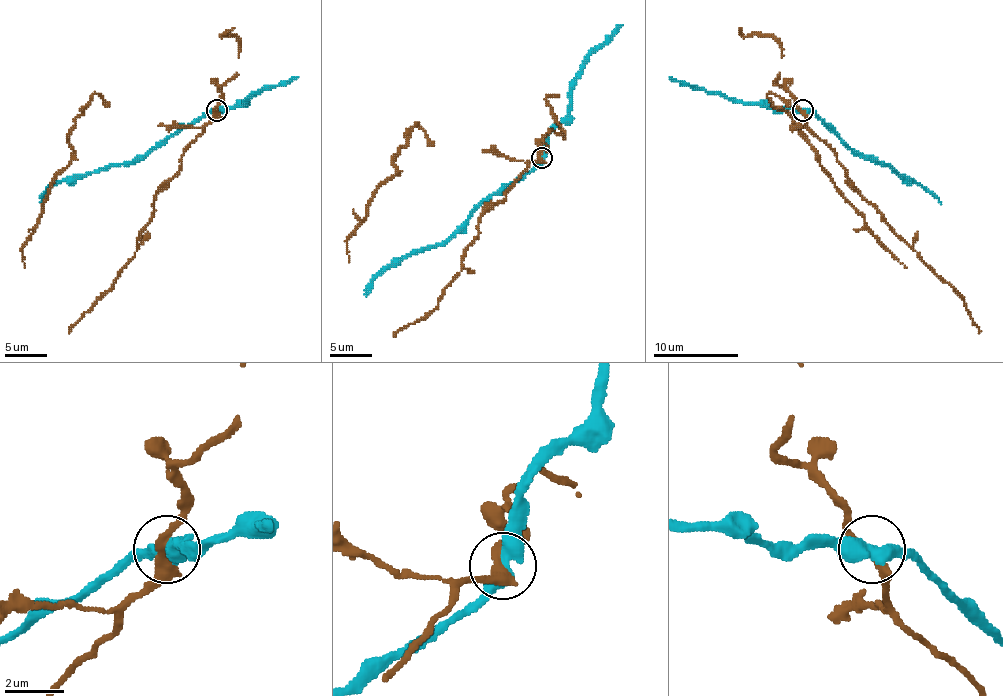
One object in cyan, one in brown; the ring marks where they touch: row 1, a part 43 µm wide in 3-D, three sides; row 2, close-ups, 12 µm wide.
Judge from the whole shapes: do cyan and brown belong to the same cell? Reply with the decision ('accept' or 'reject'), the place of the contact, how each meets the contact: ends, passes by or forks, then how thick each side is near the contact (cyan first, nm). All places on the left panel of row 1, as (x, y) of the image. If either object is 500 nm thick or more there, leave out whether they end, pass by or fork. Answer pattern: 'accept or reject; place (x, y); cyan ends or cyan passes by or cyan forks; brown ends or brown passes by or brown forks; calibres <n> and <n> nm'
reject; place (217, 110); calibres 500 and 320 nm

